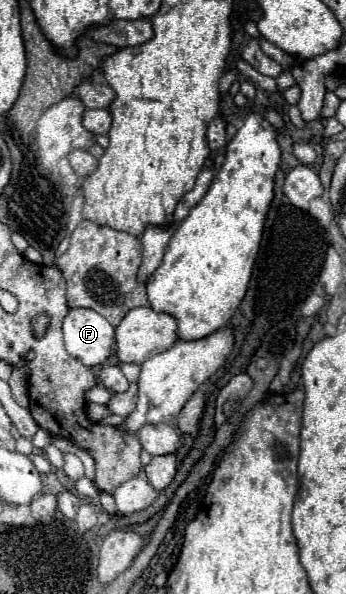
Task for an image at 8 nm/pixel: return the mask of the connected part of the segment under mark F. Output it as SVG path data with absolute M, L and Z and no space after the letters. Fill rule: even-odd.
M70 308L62 322L62 332L68 354L84 366L98 366L110 356L114 328L90 308Z

